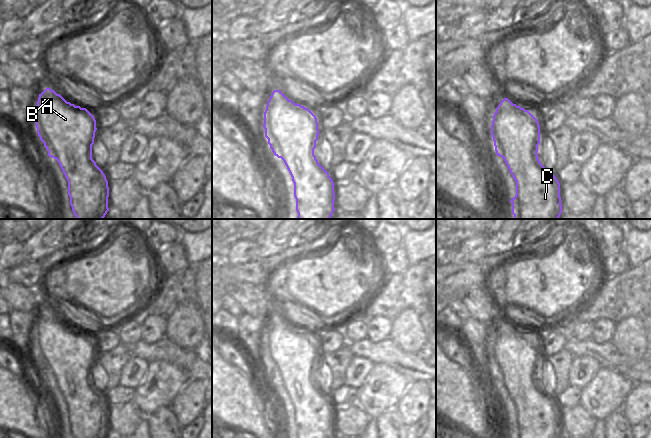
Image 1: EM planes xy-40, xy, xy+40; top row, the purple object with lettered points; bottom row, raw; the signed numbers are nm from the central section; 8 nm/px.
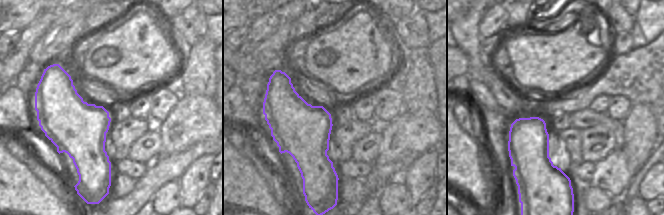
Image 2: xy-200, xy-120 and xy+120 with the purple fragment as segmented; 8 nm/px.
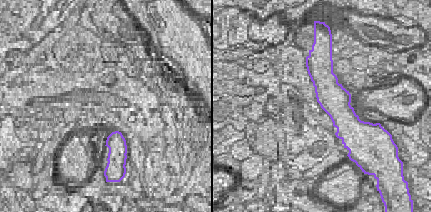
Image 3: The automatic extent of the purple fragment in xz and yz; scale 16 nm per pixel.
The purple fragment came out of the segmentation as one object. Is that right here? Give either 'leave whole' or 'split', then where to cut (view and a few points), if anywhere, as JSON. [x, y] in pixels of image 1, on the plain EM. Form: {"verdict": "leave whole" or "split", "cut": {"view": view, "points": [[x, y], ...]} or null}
{"verdict": "leave whole", "cut": null}

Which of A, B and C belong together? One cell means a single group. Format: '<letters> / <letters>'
A B C

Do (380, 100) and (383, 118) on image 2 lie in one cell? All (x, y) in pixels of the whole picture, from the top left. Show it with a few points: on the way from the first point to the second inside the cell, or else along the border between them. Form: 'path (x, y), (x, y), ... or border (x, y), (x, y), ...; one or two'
path (383, 104), (383, 114); one

